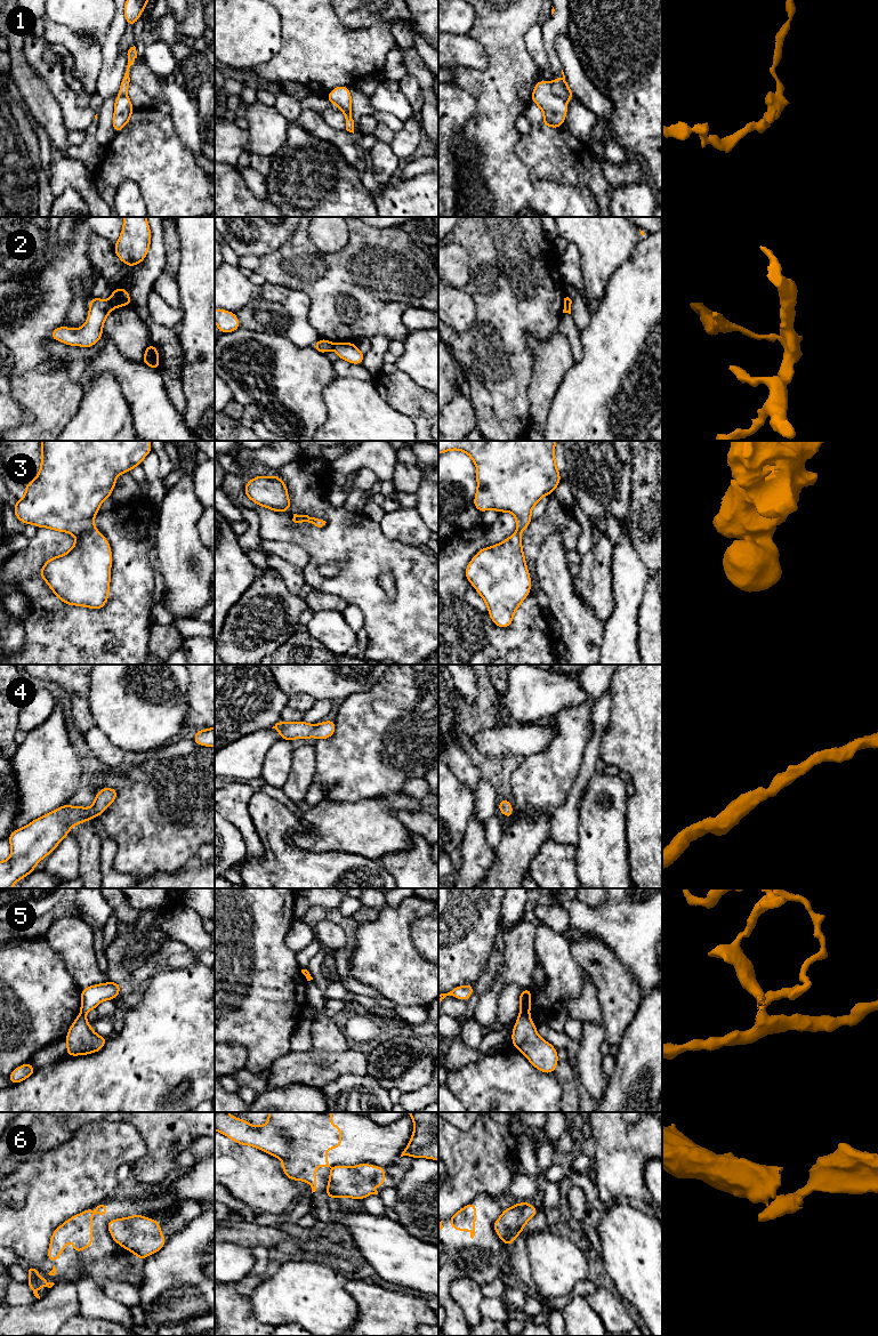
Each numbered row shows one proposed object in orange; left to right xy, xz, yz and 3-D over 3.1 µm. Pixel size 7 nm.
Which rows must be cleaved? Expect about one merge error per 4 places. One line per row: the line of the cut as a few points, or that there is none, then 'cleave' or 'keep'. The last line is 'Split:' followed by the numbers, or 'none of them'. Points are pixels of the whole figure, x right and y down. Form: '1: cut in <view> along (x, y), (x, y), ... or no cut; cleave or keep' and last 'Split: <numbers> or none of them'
1: cut in yz along (550, 82), (552, 90), (565, 101); cleave
2: cut in xy along (107, 300), (113, 307); cleave
3: no cut; keep
4: no cut; keep
5: cut in yz along (520, 1013), (528, 1015); cleave
6: cut in xy along (109, 1222), (107, 1226); cleave
Split: 1, 2, 5, 6

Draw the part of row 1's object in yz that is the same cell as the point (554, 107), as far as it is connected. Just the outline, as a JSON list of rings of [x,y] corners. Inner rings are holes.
[[[538,80],[532,91],[531,102],[535,103],[543,113],[541,124],[550,128],[559,128],[564,124],[567,104],[565,99],[553,92],[551,82]]]

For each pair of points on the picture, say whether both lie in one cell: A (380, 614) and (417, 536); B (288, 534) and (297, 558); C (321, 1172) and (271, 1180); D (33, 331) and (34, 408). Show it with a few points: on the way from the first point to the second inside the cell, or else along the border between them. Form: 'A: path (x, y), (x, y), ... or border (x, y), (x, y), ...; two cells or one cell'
A: border (387, 537), (412, 546), (425, 547); two cells
B: border (265, 539), (299, 545), (306, 552), (308, 563); two cells
C: border (273, 1155), (281, 1160), (282, 1172), (293, 1181); two cells
D: border (61, 363), (41, 362), (35, 368), (11, 376); two cells

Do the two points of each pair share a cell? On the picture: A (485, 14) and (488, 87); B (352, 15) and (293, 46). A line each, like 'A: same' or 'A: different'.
A: same
B: different

